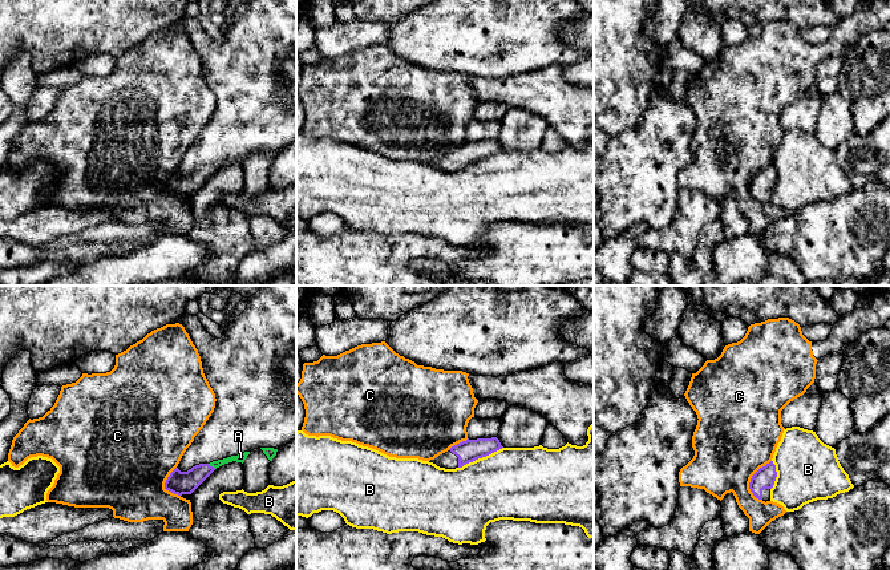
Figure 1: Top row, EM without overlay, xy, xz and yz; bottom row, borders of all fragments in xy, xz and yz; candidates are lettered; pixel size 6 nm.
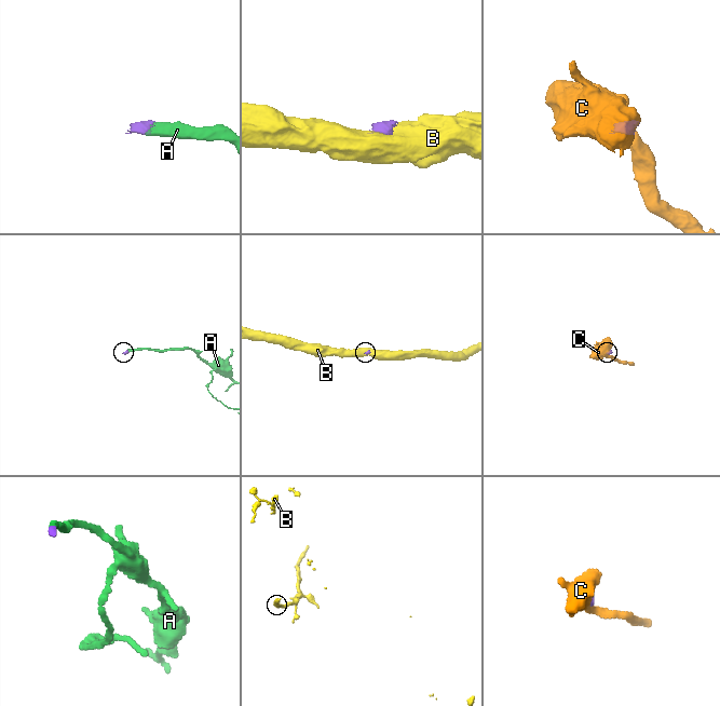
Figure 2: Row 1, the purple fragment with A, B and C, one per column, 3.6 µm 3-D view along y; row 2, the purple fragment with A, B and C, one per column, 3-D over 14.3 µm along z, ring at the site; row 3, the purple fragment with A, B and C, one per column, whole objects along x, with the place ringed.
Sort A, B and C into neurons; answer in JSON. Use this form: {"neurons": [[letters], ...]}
{"neurons": [["A"], ["B"], ["C"]]}

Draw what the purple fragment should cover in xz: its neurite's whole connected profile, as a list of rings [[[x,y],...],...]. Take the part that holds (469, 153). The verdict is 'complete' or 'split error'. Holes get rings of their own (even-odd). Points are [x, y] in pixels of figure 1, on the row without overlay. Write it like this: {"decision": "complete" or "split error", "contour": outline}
{"decision": "split error", "contour": [[[497,140],[491,141],[477,141],[466,142],[454,149],[448,154],[440,157],[429,165],[436,166],[440,170],[456,171],[462,170],[464,167],[473,165],[478,161],[486,159],[503,149],[501,147]]]}

